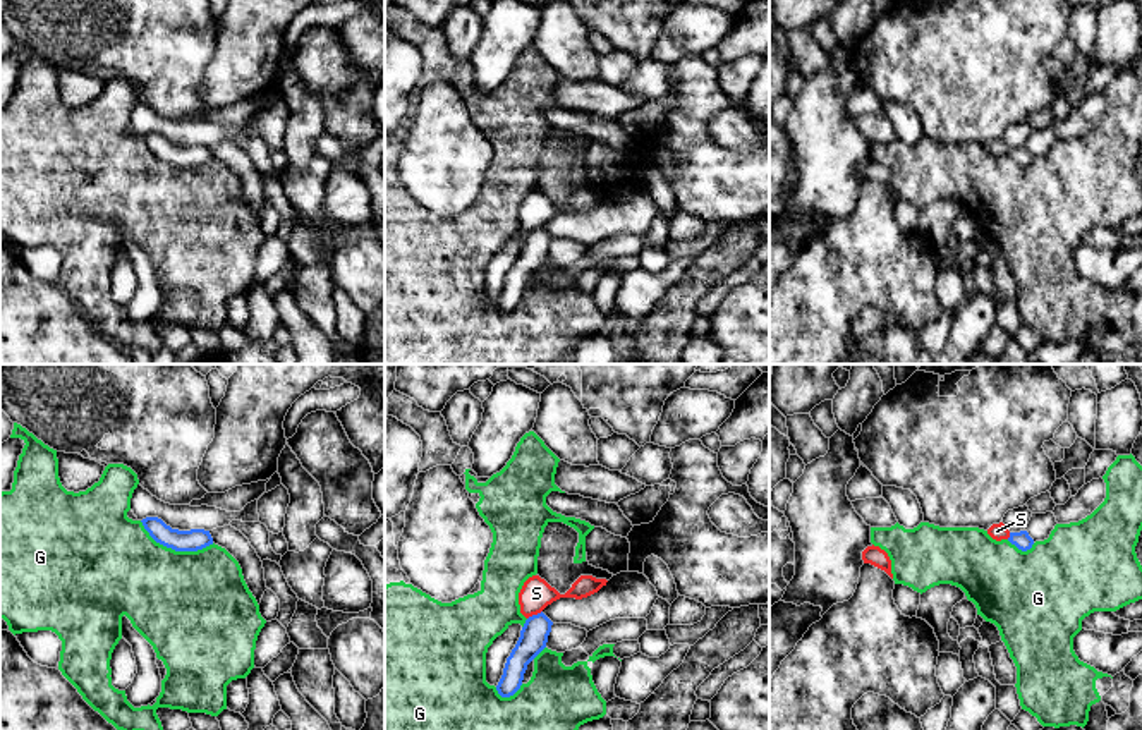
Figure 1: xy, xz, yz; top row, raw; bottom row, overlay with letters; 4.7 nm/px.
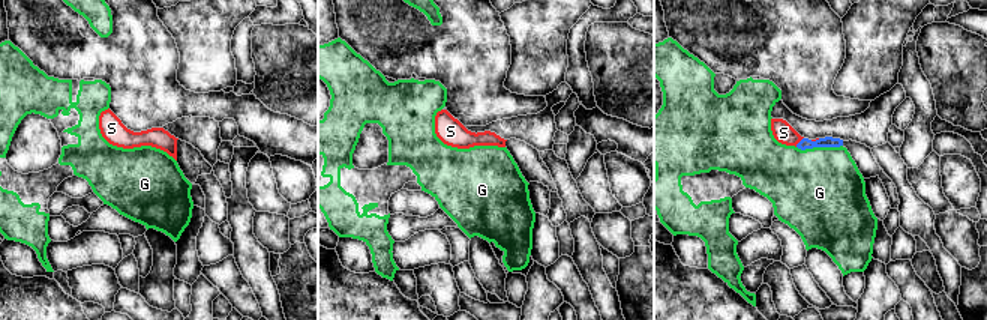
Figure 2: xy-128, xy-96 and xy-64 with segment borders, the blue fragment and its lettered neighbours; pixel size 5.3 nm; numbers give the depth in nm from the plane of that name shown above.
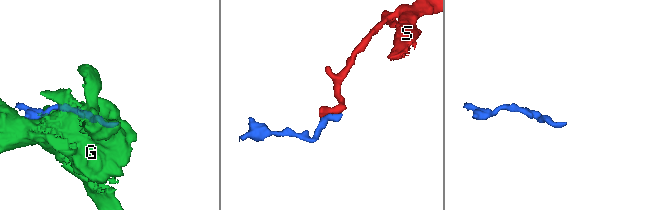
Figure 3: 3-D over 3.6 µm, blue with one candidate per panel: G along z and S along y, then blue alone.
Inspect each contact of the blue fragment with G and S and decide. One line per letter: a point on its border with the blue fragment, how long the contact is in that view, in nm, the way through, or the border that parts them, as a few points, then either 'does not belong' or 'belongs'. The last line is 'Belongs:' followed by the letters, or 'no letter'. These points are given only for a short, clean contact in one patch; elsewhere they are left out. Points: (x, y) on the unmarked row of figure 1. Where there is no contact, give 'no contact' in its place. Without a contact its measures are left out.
G: contact xy (176, 165); length 360 nm; does not belong
S: contact xz (534, 231); length 80 nm; border xz (541, 225), (528, 234); does not belong
Belongs: no letter

